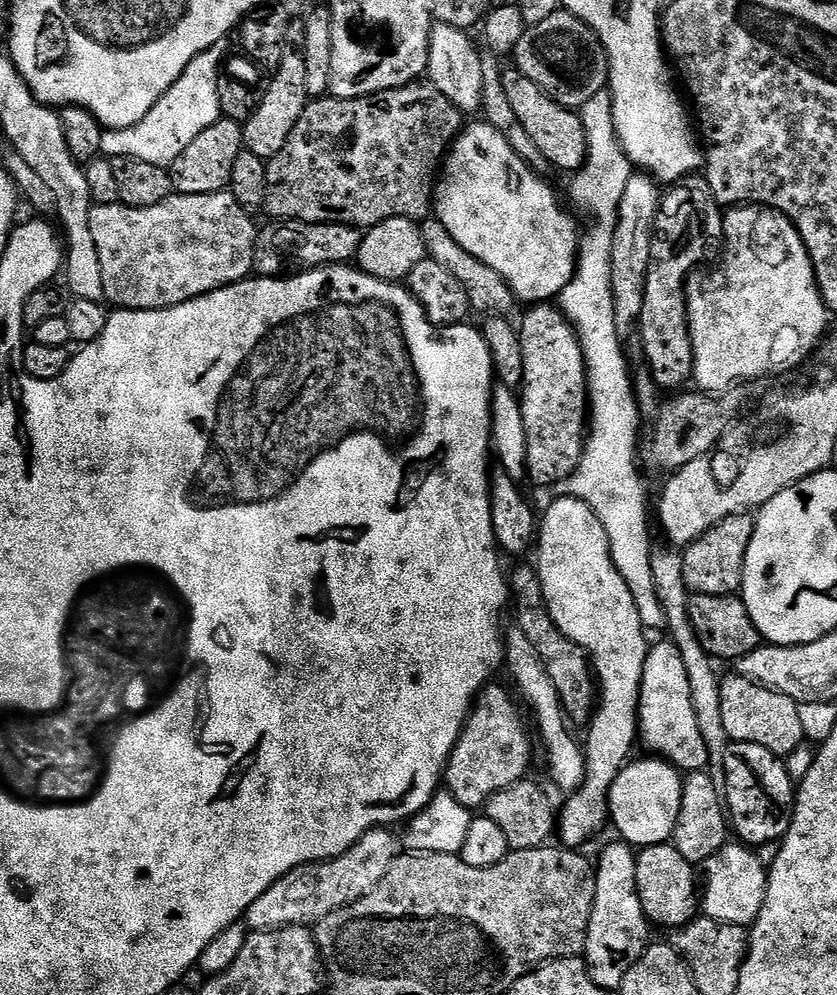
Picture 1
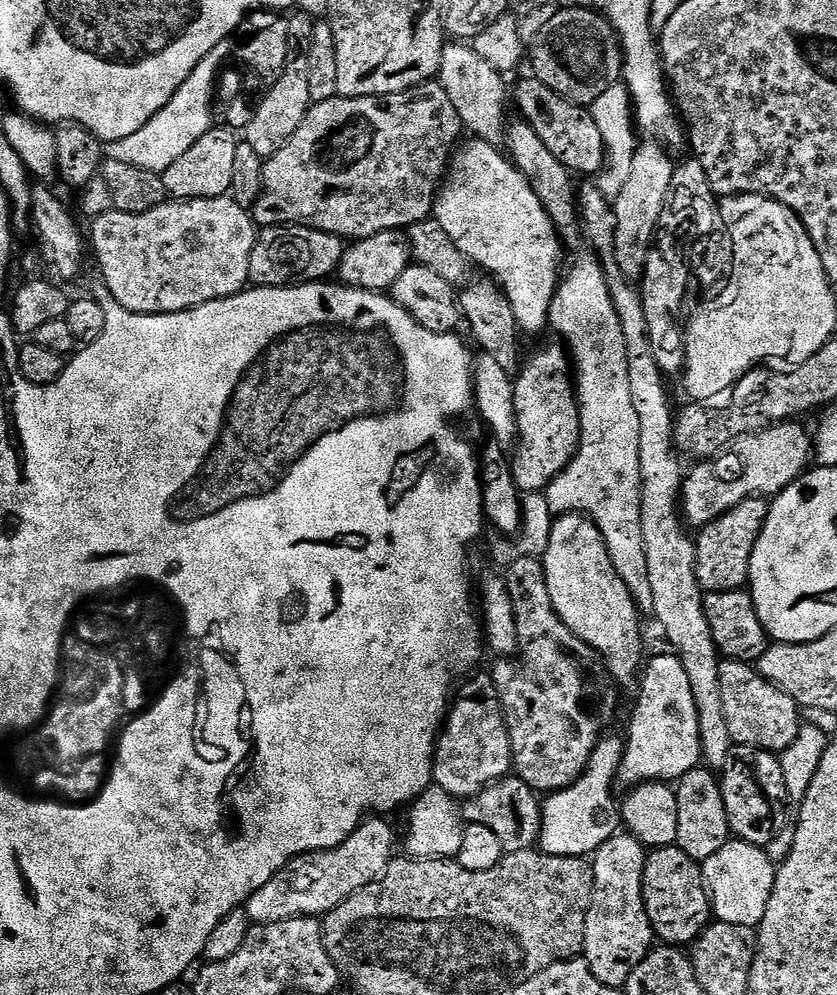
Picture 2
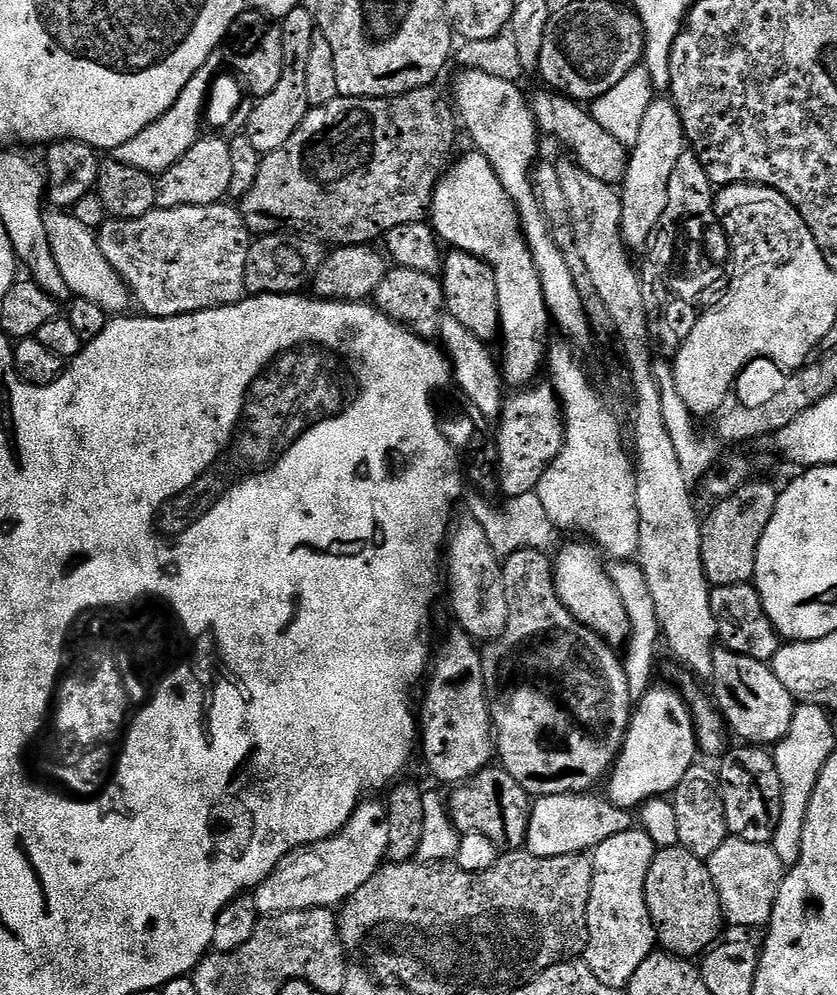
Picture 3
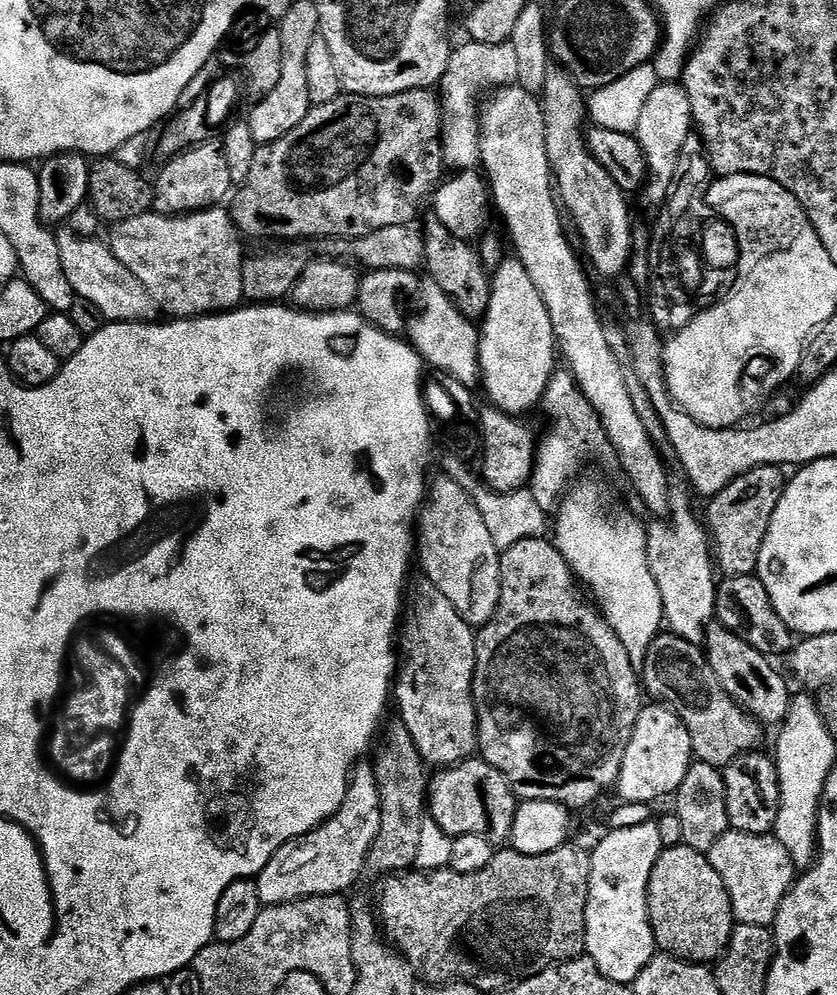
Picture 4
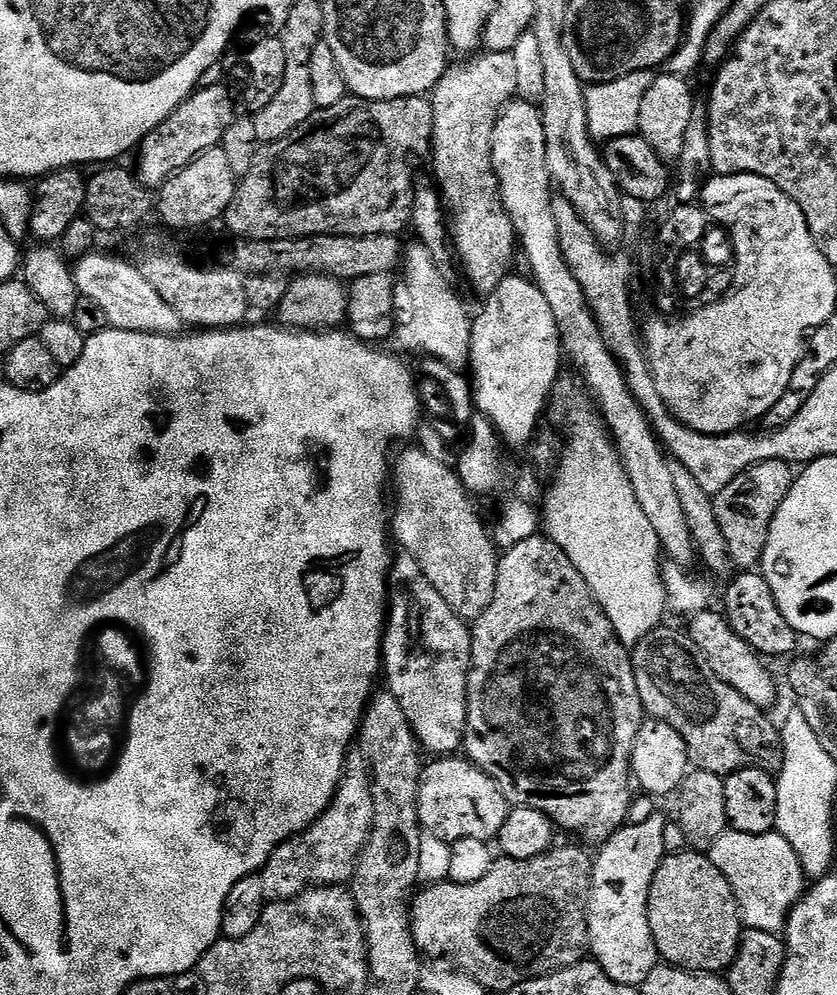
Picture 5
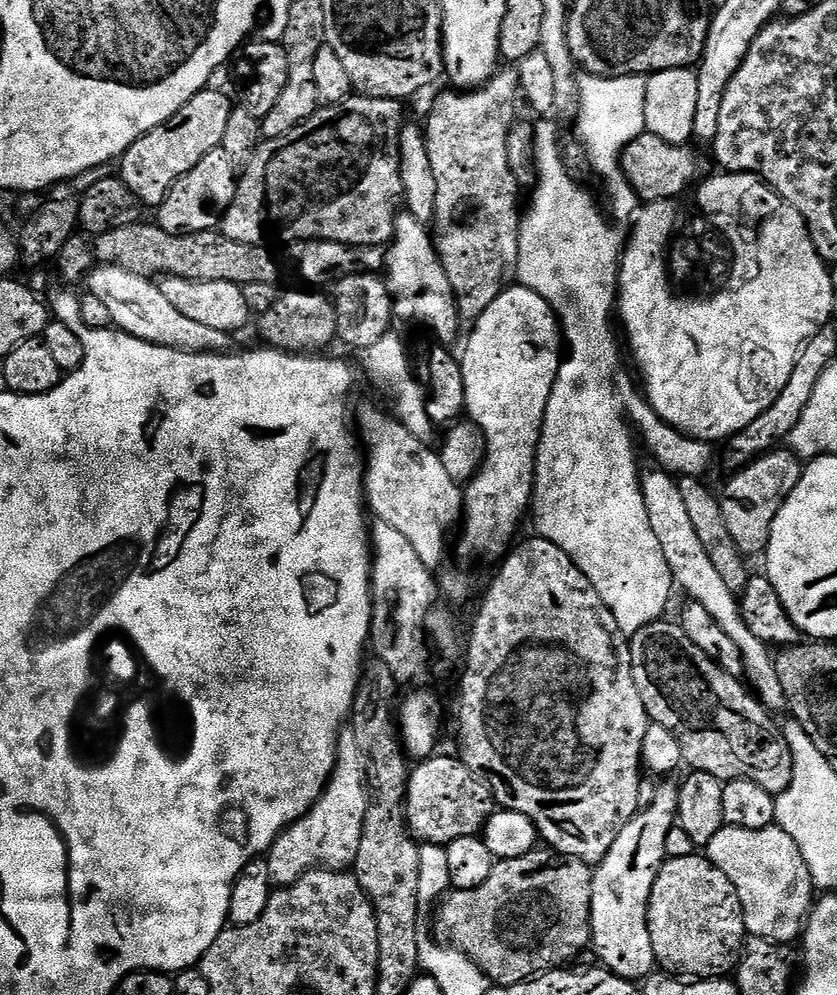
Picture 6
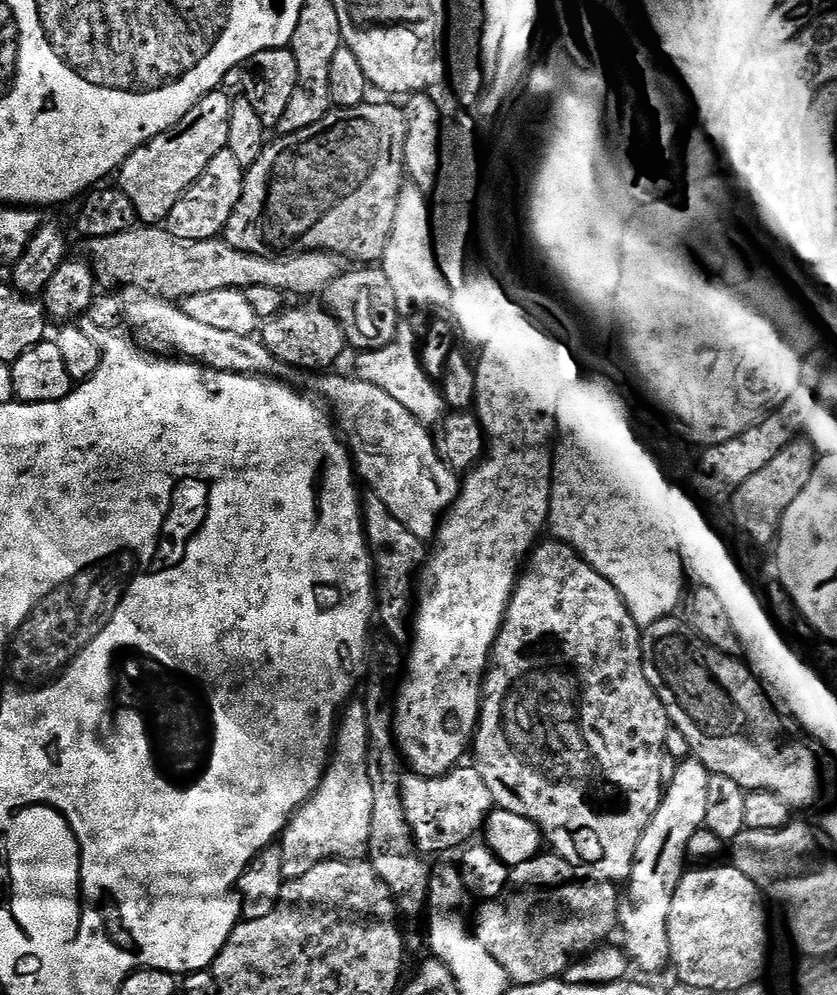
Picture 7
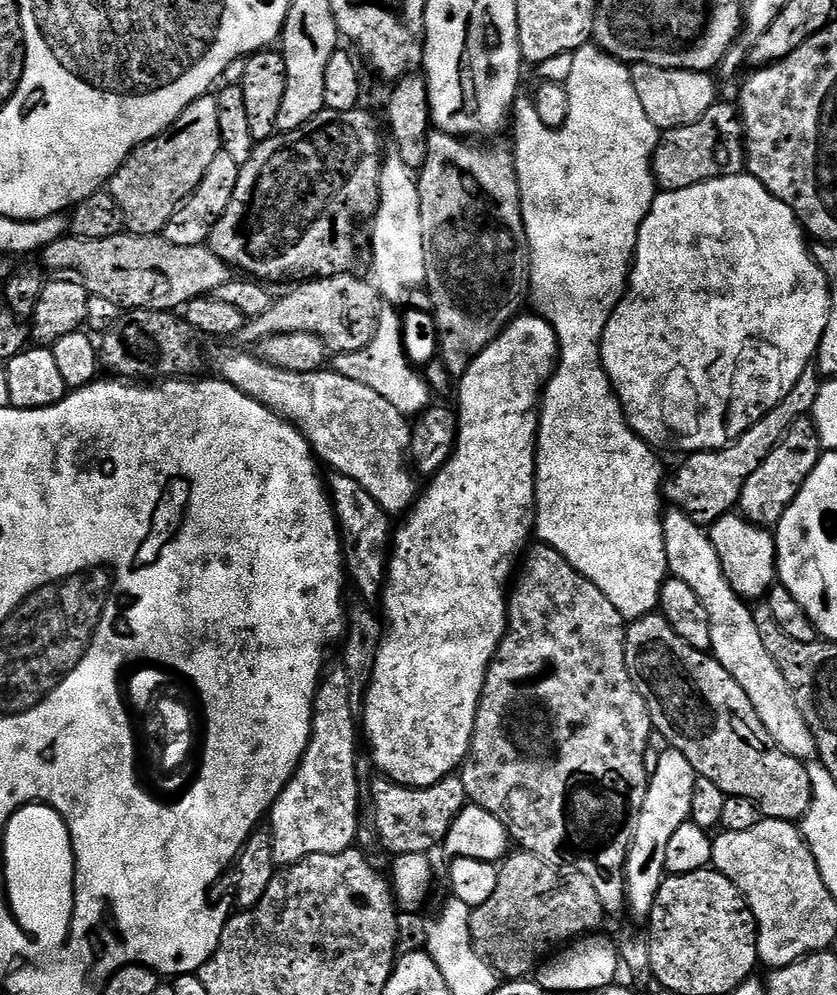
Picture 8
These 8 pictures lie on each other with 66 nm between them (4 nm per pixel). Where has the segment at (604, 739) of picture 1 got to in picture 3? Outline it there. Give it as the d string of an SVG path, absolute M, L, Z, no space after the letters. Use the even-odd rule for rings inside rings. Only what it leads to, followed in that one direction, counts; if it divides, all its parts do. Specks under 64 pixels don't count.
M585 543L564 544L560 553L554 556L558 598L578 622L594 630L606 643L613 646L627 645L631 634L631 620L627 617L626 608L609 576L609 569L600 561L601 553L591 543ZM558 794L532 800L526 851L538 858L575 856L595 849L614 834L622 834L633 827L631 811L615 808L607 798L597 794ZM588 848L588 849L587 849Z

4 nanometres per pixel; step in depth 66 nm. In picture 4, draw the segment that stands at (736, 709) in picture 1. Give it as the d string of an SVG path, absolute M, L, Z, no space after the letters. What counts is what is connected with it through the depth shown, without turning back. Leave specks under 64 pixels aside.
M716 622L707 629L702 643L703 651L708 657L708 664L714 670L722 690L730 696L739 708L760 721L761 725L779 726L788 717L788 701L790 691L788 684L780 677L780 672L768 661L763 652L754 650L746 642L742 642L729 628Z

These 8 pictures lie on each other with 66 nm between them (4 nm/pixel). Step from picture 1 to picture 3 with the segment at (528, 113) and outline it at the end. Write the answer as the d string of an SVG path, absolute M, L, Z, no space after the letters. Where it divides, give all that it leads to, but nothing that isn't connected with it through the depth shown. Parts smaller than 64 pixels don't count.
M551 90L531 93L530 103L532 113L536 119L536 127L541 133L553 136L560 144L569 148L571 159L575 160L586 174L594 174L602 182L613 186L623 185L624 175L628 169L629 149L610 130L602 130L598 122L592 117L591 111L583 103L570 100L566 96Z

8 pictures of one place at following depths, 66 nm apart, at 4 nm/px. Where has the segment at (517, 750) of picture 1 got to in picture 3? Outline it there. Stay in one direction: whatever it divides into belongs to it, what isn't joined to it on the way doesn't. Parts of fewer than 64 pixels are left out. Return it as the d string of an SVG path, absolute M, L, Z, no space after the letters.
M456 630L453 631L453 636L448 636L441 642L440 648L435 649L434 659L430 664L430 671L426 676L426 683L424 688L424 701L419 701L418 704L418 748L422 753L424 752L424 764L428 767L428 772L436 780L441 780L442 783L448 784L447 786L455 786L462 784L464 781L470 779L474 774L478 774L482 769L489 767L493 763L494 753L496 750L496 737L494 735L494 729L492 727L492 715L488 709L488 695L486 694L486 688L484 686L484 675L482 674L482 652L478 647L477 641L472 637L466 635L464 632Z

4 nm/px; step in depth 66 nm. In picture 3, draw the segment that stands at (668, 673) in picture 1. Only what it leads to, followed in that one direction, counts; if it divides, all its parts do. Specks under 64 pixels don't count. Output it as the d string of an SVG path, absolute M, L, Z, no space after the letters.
M651 687L647 694L634 704L632 721L628 727L620 756L612 765L612 771L606 780L606 785L608 784L606 798L615 808L636 810L646 800L667 797L675 792L678 782L682 782L686 770L690 770L690 766L697 763L698 745L696 743L696 728L692 724L692 711L675 687L667 687Z

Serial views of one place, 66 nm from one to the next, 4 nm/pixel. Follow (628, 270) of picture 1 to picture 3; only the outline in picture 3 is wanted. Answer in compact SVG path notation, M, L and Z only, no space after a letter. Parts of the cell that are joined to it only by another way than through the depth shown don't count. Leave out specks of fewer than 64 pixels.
M668 98L653 99L646 110L646 118L642 118L638 142L631 145L628 169L619 189L622 202L622 238L629 250L647 249L652 241L658 222L668 209L670 174L674 174L674 166L678 166L678 158L682 158L685 150L684 127L676 105Z

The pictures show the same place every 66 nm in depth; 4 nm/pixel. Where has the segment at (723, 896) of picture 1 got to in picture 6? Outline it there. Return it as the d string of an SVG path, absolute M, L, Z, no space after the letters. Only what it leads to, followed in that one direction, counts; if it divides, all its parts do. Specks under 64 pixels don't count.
M725 826L718 830L718 834L714 834L714 838L710 838L706 845L706 855L711 864L718 866L722 874L726 874L730 882L734 882L736 893L740 896L740 905L744 907L744 931L749 937L757 936L768 940L773 946L801 939L814 903L814 885L810 870L790 834L775 826L762 830L742 830Z

